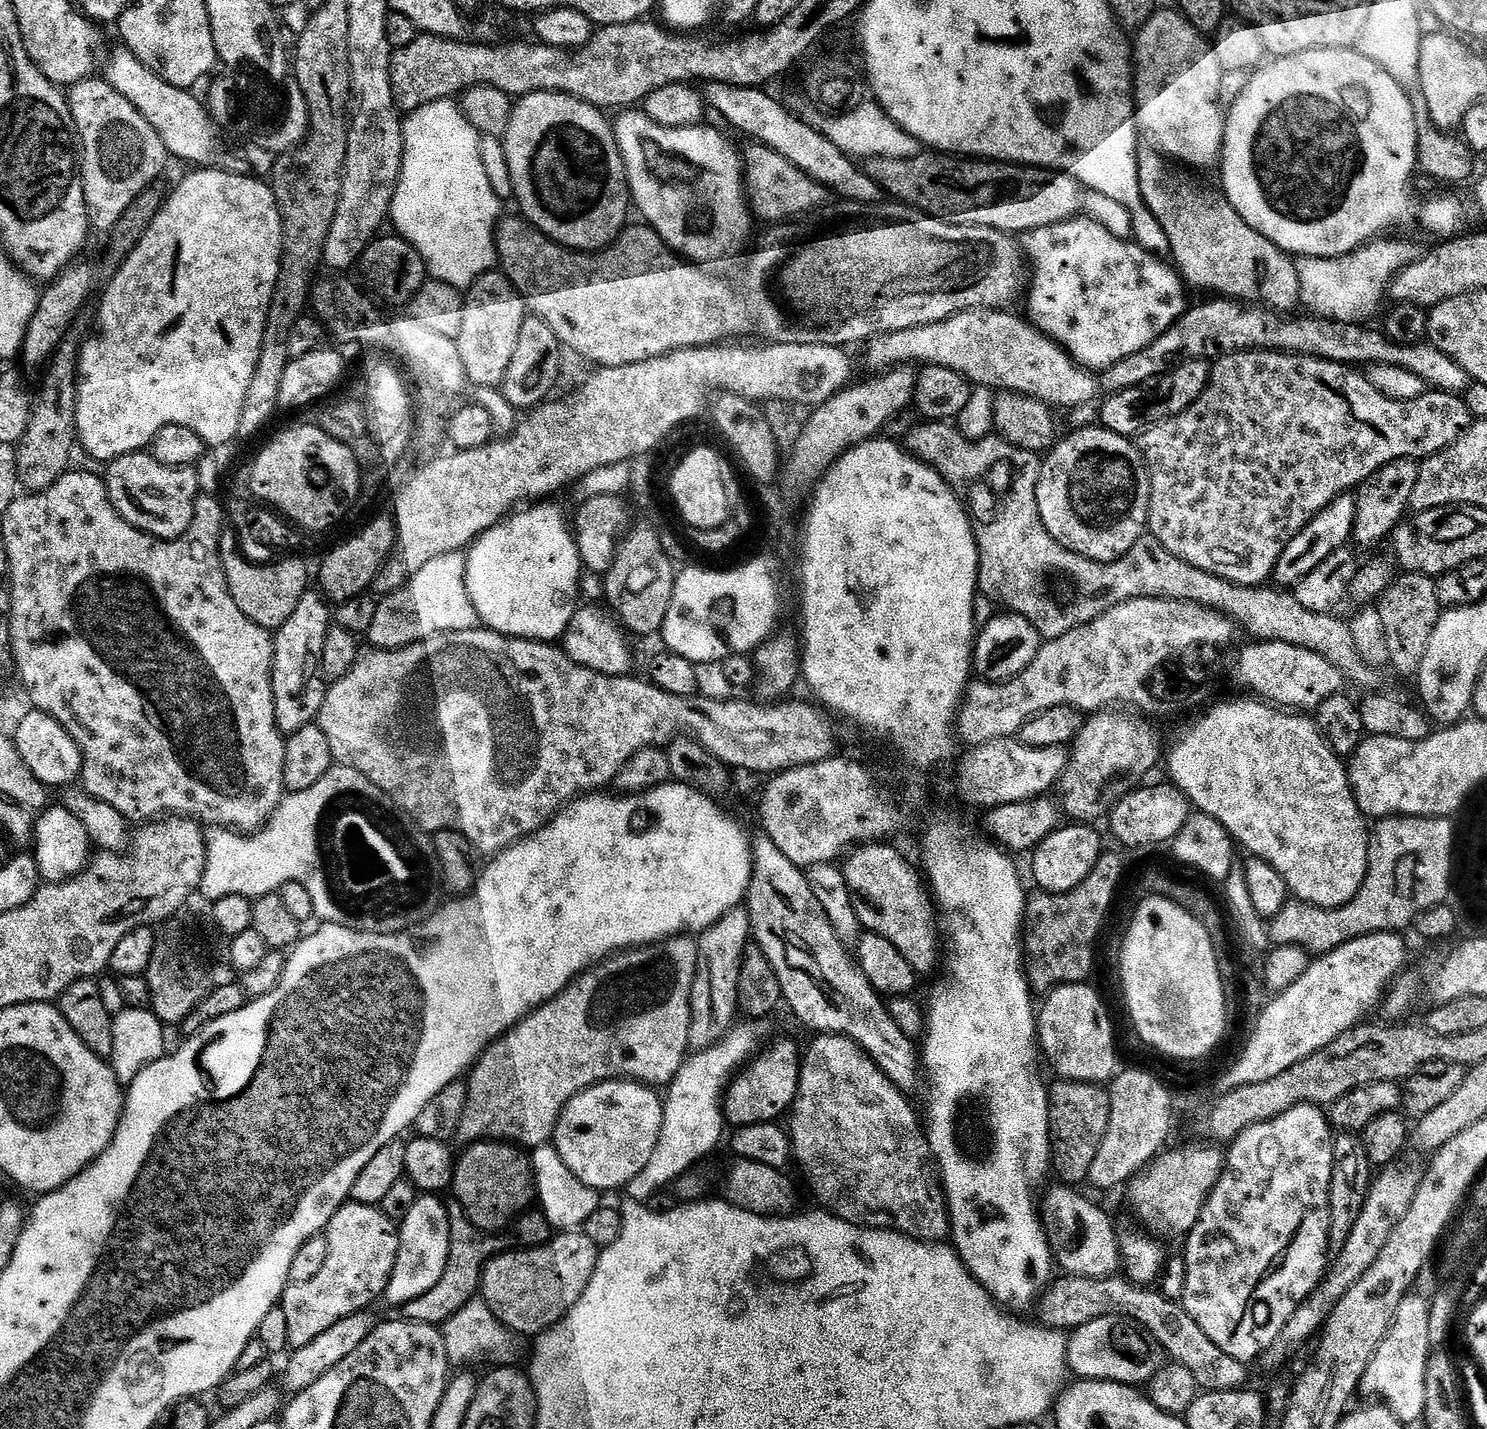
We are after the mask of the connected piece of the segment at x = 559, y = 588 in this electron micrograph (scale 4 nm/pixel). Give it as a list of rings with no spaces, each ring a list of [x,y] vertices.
[[[532,506],[529,512],[517,511],[509,515],[472,541],[464,561],[464,585],[475,615],[481,616],[484,619],[481,621],[493,632],[504,636],[522,636],[526,640],[556,642],[563,637],[570,618],[574,618],[576,613],[582,565],[569,521],[567,524],[556,508],[536,507],[540,506]]]

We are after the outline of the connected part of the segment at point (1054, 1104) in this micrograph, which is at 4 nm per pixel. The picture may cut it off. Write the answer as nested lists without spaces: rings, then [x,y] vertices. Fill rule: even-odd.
[[[1063,1078],[1055,1081],[1056,1085],[1048,1088],[1048,1137],[1052,1143],[1051,1159],[1054,1168],[1060,1171],[1061,1181],[1076,1182],[1072,1180],[1084,1180],[1088,1175],[1090,1166],[1096,1157],[1098,1146],[1108,1129],[1110,1122],[1110,1098],[1109,1089],[1099,1084],[1087,1084],[1081,1080],[1065,1080]]]

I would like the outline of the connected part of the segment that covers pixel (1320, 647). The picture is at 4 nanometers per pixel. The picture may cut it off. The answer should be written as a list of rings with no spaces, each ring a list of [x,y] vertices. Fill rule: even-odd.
[[[920,422],[917,428],[908,432],[907,451],[917,460],[929,464],[942,479],[952,487],[952,491],[966,505],[966,511],[976,533],[976,548],[980,552],[980,574],[978,588],[981,593],[993,596],[1004,604],[1009,604],[1013,613],[1027,618],[1045,641],[1056,640],[1062,634],[1074,630],[1079,624],[1089,624],[1115,604],[1133,600],[1139,596],[1165,596],[1168,600],[1189,600],[1198,602],[1205,608],[1217,608],[1237,625],[1244,624],[1249,637],[1257,641],[1281,640],[1294,646],[1302,646],[1327,658],[1331,664],[1345,666],[1357,659],[1352,629],[1339,620],[1339,615],[1326,612],[1311,612],[1298,602],[1291,592],[1275,592],[1269,586],[1245,586],[1224,580],[1221,576],[1210,574],[1193,564],[1179,560],[1170,554],[1151,534],[1140,537],[1127,554],[1113,564],[1099,564],[1087,560],[1077,552],[1064,548],[1046,530],[1038,514],[1038,478],[1040,477],[1041,457],[1035,452],[1025,452],[1016,448],[1003,438],[987,440],[967,440],[960,429],[948,422]]]

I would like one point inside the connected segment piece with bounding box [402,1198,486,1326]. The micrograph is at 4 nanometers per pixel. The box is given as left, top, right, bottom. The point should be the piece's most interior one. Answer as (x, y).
(461, 1281)

